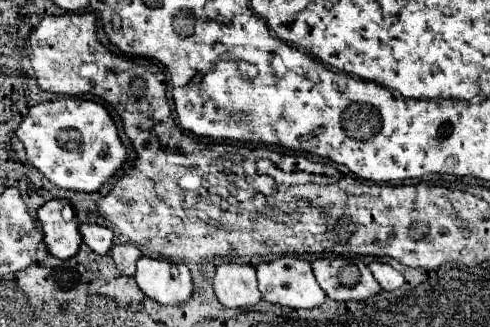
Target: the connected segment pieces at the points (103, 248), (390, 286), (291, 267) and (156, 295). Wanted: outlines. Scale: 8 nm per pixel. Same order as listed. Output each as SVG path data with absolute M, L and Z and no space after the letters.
M80 223L78 227L82 241L98 255L106 255L112 249L112 229L102 227L102 225L94 225L94 223Z
M372 261L368 267L370 267L374 279L380 283L380 287L384 291L394 291L394 289L398 289L398 287L404 285L402 273L396 271L392 265L382 263L382 261Z
M278 257L268 263L256 265L258 271L258 289L262 297L270 303L286 305L292 309L312 309L320 307L326 301L326 293L320 289L312 275L312 267L308 261L298 259L298 257Z
M140 257L134 279L138 287L162 305L178 305L192 295L192 277L186 265Z

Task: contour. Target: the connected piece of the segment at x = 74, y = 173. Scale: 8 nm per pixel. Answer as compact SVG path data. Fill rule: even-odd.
M64 97L38 103L30 107L16 135L26 147L28 161L62 189L98 191L126 159L126 149L120 143L112 117L96 101Z

